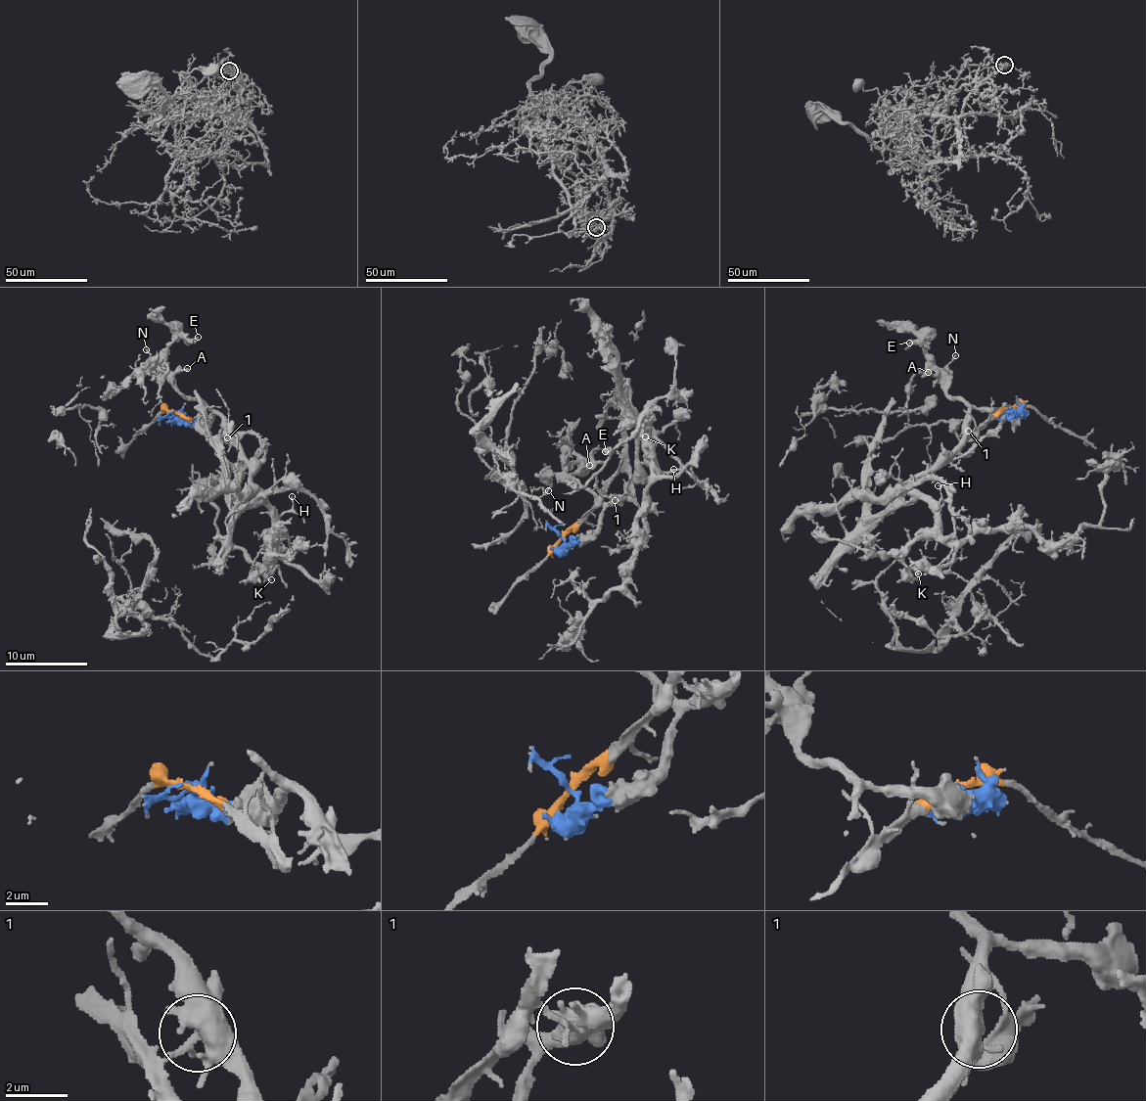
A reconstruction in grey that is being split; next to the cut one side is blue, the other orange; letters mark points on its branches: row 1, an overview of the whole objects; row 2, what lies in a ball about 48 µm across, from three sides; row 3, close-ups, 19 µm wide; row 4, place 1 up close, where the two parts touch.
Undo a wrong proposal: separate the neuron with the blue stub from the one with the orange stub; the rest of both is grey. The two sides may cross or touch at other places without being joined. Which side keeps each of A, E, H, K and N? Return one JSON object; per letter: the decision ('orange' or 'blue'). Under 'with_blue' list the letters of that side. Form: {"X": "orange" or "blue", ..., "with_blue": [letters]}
{"A": "blue", "E": "blue", "H": "blue", "K": "blue", "N": "blue", "with_blue": ["A", "E", "H", "K", "N"]}

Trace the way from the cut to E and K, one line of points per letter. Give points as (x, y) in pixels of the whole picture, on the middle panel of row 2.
E: (562, 537), (566, 543), (582, 543), (596, 528), (603, 504), (567, 473), (595, 449), (606, 451)
K: (562, 537), (582, 543), (596, 528), (636, 472), (641, 435), (651, 461), (645, 426), (645, 437)

